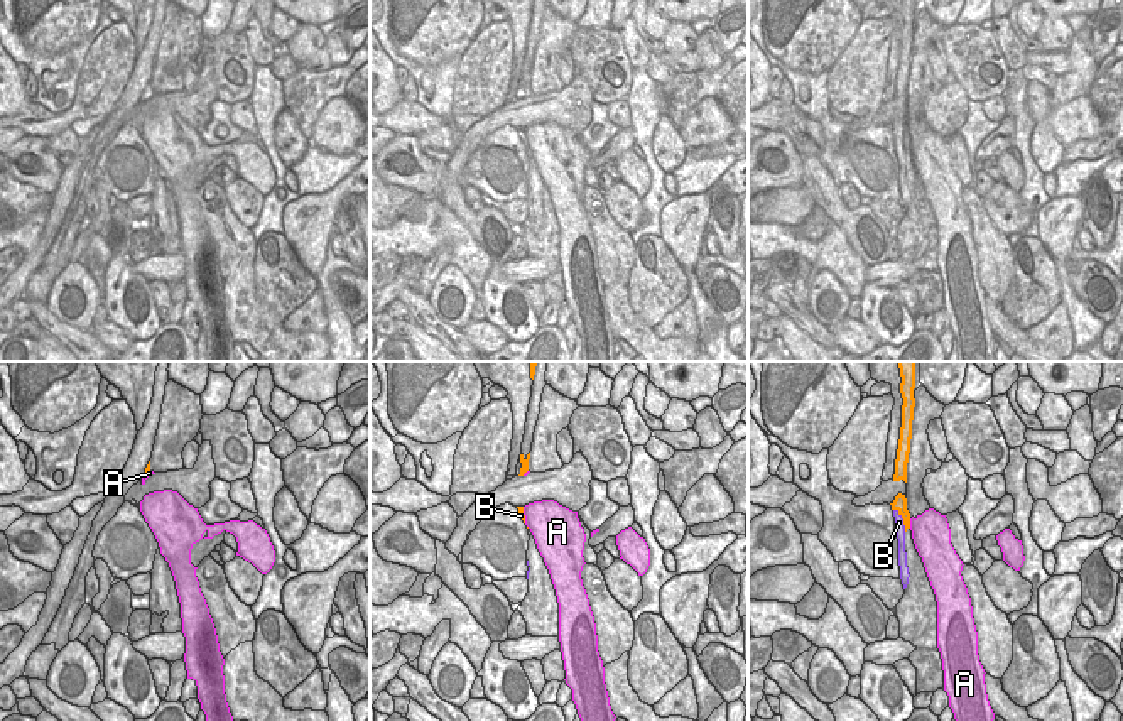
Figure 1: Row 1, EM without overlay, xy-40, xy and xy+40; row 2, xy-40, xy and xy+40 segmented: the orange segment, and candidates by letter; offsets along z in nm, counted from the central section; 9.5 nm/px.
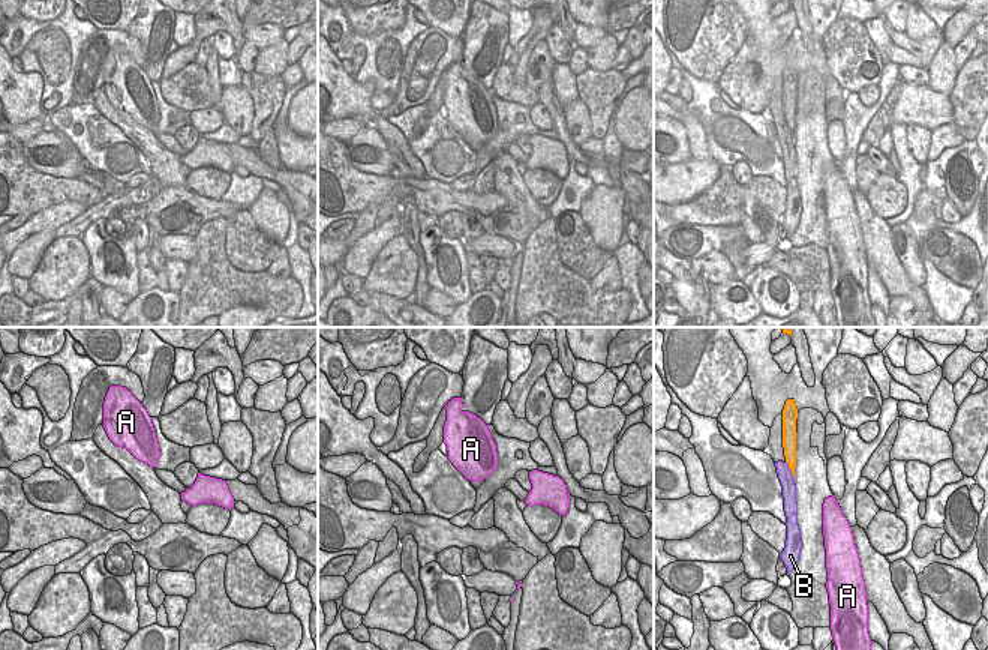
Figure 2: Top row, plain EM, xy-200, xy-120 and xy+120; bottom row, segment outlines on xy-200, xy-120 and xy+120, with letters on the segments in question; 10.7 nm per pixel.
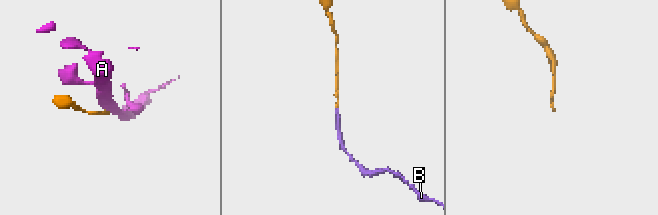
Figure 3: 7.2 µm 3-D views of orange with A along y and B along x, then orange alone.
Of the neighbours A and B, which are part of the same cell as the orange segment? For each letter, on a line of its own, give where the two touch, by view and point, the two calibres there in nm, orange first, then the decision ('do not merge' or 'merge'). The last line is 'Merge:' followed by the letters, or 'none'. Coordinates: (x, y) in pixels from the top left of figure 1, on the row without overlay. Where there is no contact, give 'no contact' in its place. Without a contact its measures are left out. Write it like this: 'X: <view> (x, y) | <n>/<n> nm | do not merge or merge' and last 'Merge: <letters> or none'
A: xy+40 (909, 146) | 130/360 nm | do not merge
B: xy+40 (904, 142) | 130/100 nm | do not merge
Merge: none

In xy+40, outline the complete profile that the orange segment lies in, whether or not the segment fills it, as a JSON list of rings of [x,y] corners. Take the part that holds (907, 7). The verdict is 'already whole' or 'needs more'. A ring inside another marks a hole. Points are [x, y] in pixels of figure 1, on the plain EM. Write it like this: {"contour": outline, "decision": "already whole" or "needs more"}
{"contour": [[[902,0],[900,5],[900,15],[903,20],[902,49],[900,49],[897,81],[895,81],[893,103],[903,101],[907,105],[907,84],[910,74],[912,42],[914,42],[914,29],[915,29],[914,10],[915,10],[915,0]]], "decision": "already whole"}

